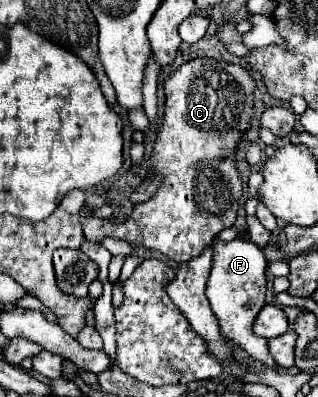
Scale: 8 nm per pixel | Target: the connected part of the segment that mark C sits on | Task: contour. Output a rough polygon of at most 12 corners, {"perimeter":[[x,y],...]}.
{"perimeter":[[190,59],[164,79],[158,191],[104,237],[188,263],[234,225],[248,69]]}

